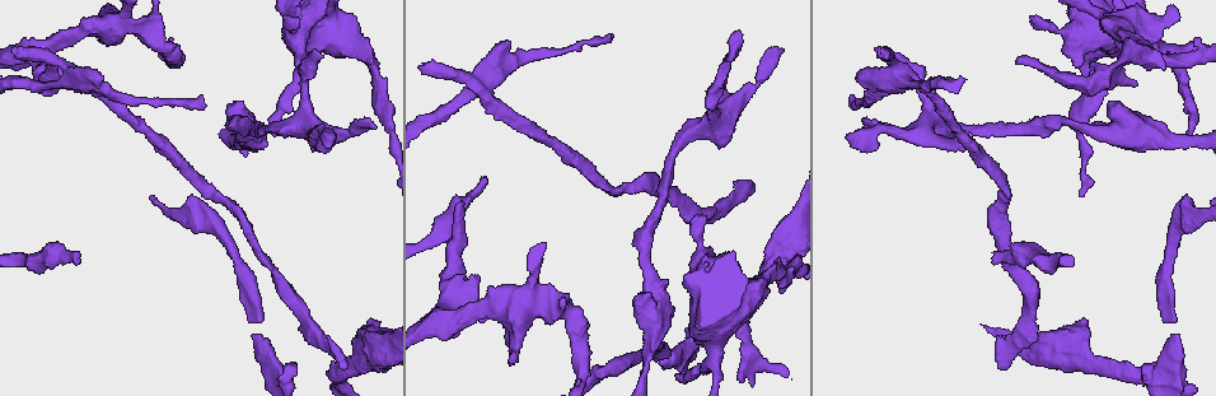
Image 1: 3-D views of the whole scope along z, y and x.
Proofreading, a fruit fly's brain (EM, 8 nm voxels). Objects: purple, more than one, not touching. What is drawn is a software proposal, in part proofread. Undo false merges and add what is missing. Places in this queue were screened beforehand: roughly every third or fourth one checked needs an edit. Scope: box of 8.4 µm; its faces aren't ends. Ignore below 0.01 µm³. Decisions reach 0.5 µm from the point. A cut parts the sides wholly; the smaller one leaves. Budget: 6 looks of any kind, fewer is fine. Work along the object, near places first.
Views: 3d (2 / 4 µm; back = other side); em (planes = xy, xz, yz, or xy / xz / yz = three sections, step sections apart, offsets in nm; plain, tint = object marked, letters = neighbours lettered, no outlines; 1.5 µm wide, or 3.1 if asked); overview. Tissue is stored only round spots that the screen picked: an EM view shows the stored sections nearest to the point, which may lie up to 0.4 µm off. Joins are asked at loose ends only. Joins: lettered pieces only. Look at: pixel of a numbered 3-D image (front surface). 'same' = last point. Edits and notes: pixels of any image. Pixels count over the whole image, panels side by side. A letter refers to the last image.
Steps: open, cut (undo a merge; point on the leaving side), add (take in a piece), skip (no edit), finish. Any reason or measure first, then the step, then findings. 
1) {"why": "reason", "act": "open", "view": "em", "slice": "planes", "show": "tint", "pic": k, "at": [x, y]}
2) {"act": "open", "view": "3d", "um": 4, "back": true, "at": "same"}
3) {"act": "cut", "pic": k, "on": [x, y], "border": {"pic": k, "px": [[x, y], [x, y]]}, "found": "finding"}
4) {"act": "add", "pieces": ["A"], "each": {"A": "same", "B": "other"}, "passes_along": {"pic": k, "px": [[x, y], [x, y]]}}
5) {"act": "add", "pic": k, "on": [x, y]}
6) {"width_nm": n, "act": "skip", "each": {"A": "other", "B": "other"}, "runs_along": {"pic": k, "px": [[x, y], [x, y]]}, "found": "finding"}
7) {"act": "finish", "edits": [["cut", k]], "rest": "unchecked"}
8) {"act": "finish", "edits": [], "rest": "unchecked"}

{"why": "branch stops here", "act": "open", "view": "em", "slice": "planes", "show": "letters", "pic": 1, "at": [1018, 59]}

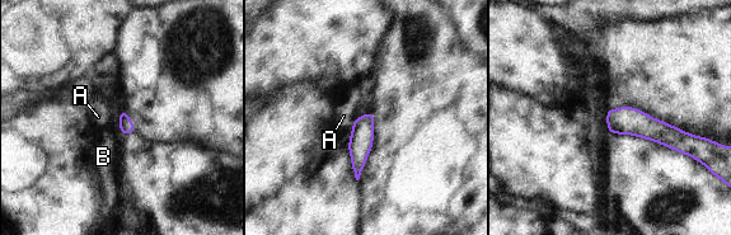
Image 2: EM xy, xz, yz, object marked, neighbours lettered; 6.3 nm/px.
{"act": "skip", "each": {"A": "other", "B": "other"}, "runs_along": {"pic": 2, "px": [[609, 113], [669, 136], [684, 136]]}, "found": "no lettered piece goes on from it"}

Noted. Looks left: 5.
{"act": "open", "view": "em", "slice": "planes", "show": "letters", "pic": 1, "at": [995, 255]}

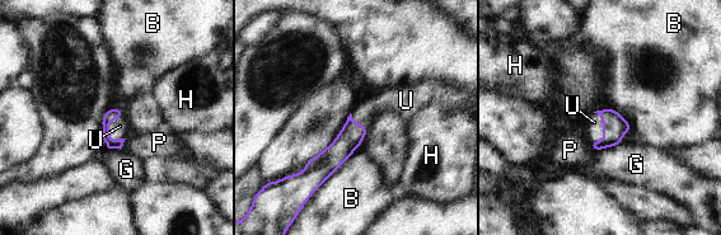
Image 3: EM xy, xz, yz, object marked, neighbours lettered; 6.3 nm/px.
{"act": "add", "pieces": ["U"], "each": {"B": "other", "G": "other", "H": "other", "P": "other", "U": "same"}, "found": "it goes on there"}

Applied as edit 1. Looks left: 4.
{"why": "redraw", "act": "open", "view": "overview"}

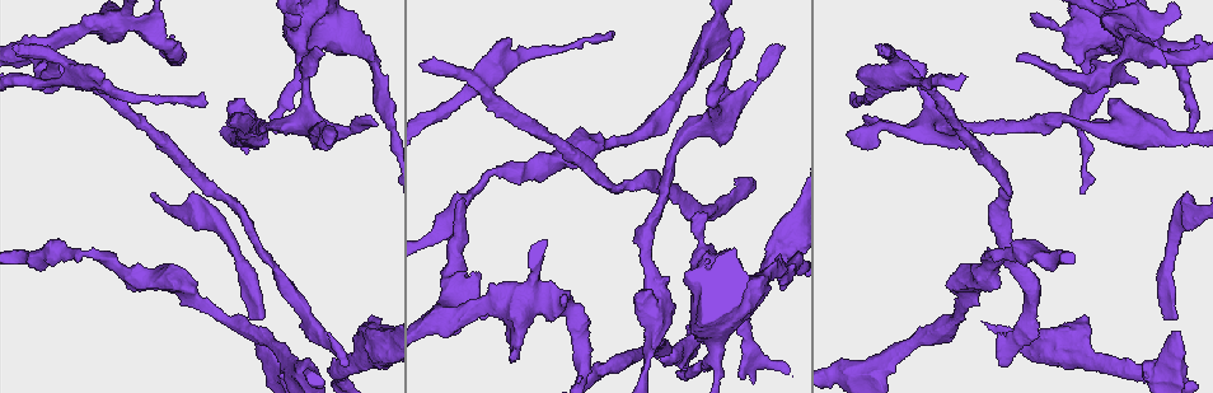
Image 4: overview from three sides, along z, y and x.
{"why": "free end", "act": "open", "view": "em", "slice": "planes", "show": "letters", "pic": 4, "at": [853, 94]}

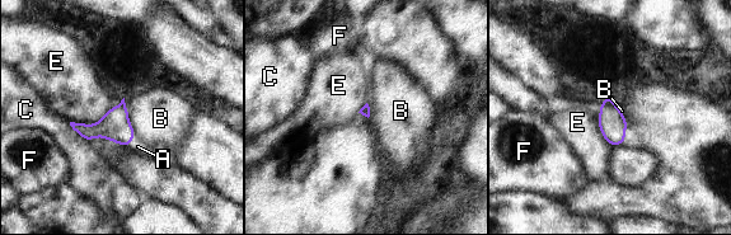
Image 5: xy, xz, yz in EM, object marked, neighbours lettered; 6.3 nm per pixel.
{"longest_contact_nm": ["E", 280], "act": "add", "pieces": ["A"], "each": {"A": "same", "B": "other", "C": "other", "E": "other", "F": "other"}, "found": "the neuron continues"}

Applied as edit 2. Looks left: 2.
{"act": "finish", "edits": [["add", 3], ["add", 5]], "rest": "unchecked"}

